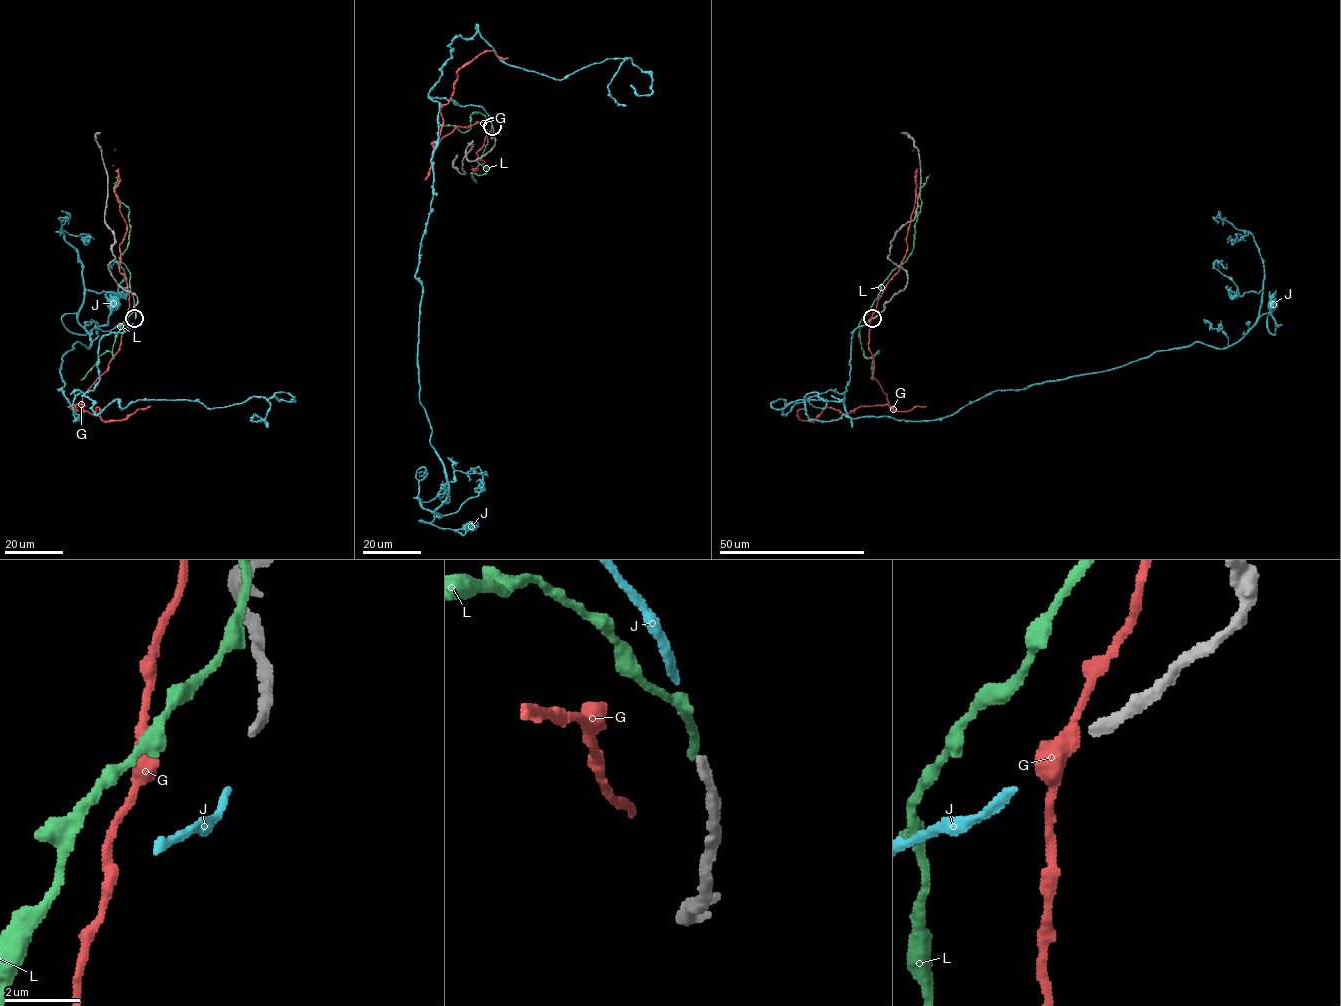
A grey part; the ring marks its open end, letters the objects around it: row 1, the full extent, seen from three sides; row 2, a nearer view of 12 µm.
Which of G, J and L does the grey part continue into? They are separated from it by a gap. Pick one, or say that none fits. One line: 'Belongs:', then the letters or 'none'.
Belongs: J

